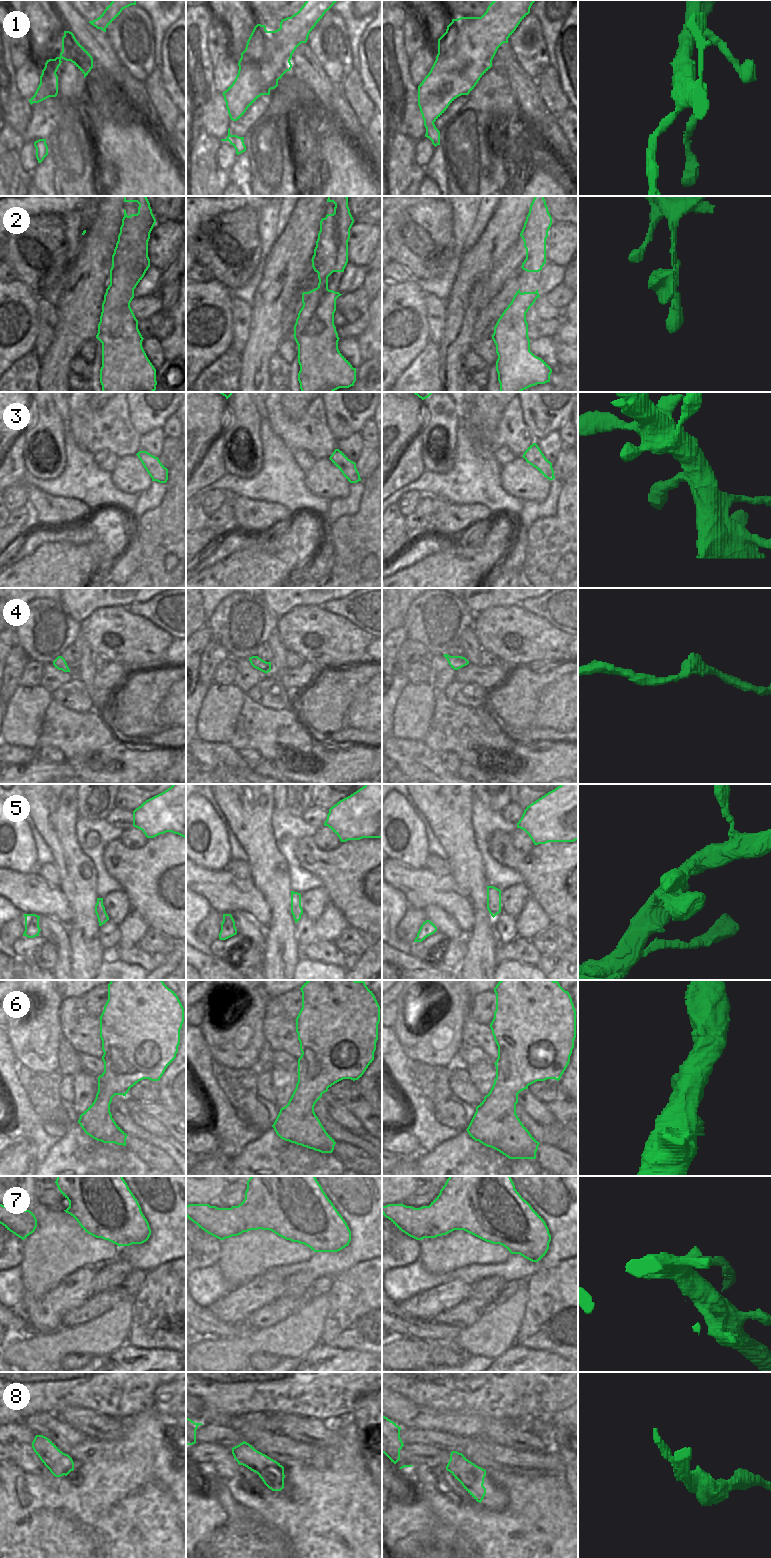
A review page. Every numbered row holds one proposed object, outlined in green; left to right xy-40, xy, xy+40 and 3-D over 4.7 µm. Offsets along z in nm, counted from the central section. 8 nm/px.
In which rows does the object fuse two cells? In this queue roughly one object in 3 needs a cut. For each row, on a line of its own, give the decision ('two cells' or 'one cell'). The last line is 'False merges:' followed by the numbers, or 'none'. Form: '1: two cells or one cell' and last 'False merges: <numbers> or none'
1: two cells
2: one cell
3: one cell
4: one cell
5: one cell
6: one cell
7: two cells
8: two cells
False merges: 1, 7, 8

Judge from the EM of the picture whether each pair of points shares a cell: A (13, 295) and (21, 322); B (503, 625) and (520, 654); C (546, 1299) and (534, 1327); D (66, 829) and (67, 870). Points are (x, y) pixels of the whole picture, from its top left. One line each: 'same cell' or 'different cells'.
A: same cell
B: same cell
C: same cell
D: same cell

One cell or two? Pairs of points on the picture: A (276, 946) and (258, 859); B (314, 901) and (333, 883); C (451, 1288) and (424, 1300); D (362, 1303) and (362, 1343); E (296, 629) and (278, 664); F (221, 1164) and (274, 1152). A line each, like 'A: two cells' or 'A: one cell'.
A: one cell
B: two cells
C: one cell
D: one cell
E: two cells
F: two cells

